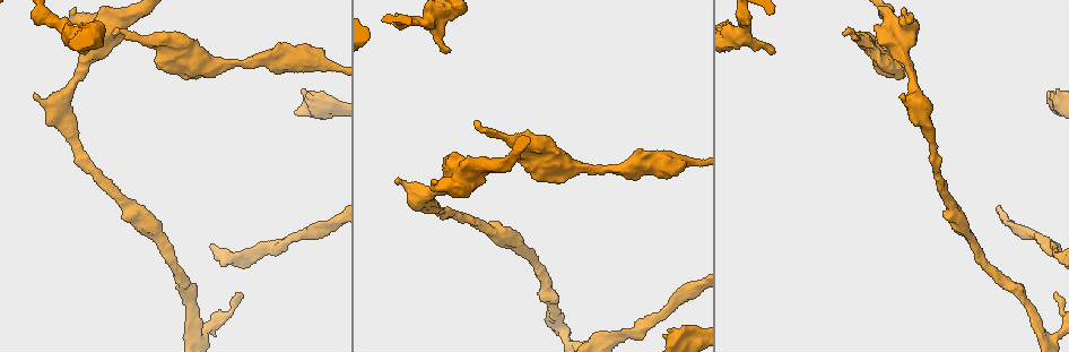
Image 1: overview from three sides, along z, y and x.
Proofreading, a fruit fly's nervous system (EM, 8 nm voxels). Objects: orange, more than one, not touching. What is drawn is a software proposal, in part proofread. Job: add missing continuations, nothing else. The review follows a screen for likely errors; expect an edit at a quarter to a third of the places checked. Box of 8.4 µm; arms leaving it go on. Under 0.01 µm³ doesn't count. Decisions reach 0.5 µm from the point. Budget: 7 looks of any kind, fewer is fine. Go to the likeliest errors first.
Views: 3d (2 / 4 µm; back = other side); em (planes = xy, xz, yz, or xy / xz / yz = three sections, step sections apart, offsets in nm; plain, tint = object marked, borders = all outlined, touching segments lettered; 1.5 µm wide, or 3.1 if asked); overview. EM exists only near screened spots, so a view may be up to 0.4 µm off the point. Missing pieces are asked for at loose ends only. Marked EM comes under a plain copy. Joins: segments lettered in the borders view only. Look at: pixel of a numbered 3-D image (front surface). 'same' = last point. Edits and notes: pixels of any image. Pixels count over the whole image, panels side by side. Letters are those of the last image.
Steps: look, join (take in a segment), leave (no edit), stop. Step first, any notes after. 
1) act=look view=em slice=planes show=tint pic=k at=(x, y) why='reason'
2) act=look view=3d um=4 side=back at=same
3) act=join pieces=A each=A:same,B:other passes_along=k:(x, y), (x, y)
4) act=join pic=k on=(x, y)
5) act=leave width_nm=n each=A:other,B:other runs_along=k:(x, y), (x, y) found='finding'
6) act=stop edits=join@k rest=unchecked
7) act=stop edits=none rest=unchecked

act=look view=em slice=yz step=8 show=tint pic=1 at=(773, 47) why='an open end'

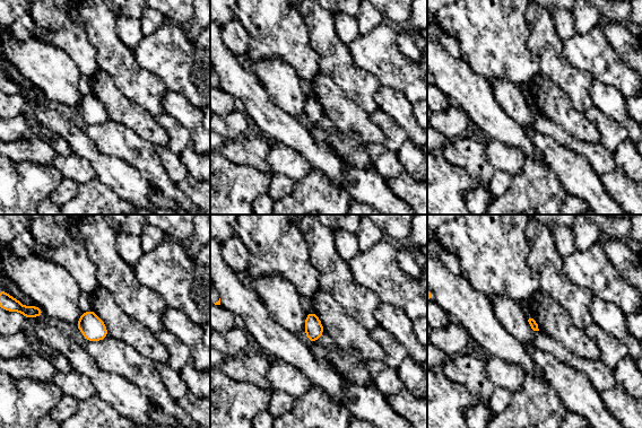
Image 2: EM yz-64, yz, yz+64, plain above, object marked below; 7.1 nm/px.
act=look view=em slice=planes show=borders at=same

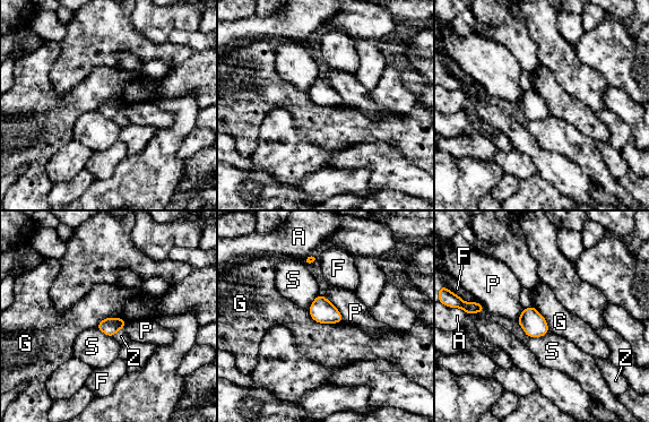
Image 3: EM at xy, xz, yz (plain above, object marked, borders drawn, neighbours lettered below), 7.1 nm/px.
act=leave width_nm=130 each=A:other,F:other,G:other,P:other,S:other,Z:other border=3:(308, 311), (319, 323), (342, 323) found='none of them fits'

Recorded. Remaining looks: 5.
act=look view=3d um=2 pic=1 at=(845, 35) why='an open end'

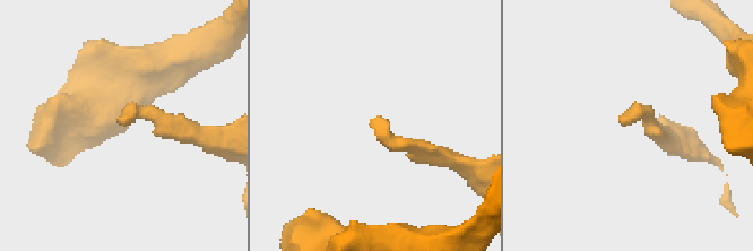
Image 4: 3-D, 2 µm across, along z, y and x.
act=look view=em slice=xy step=8 show=borders pic=4 at=(119, 123) why='need the tissue'

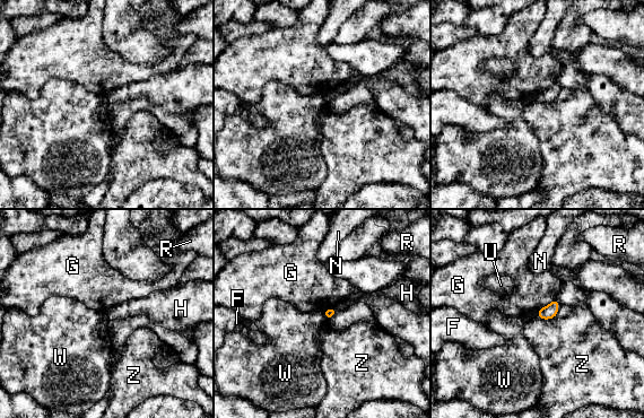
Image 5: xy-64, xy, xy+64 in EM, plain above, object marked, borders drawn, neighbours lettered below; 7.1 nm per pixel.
act=leave each=F:other,G:other,H:other,N:other,R:other,U:other,W:other,Z:other border=5:(322, 311), (327, 320) found='no lettered segment goes on from it'

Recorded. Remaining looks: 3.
act=look view=em slice=yz step=8 show=borders pic=1 at=(1048, 97) why='free end'

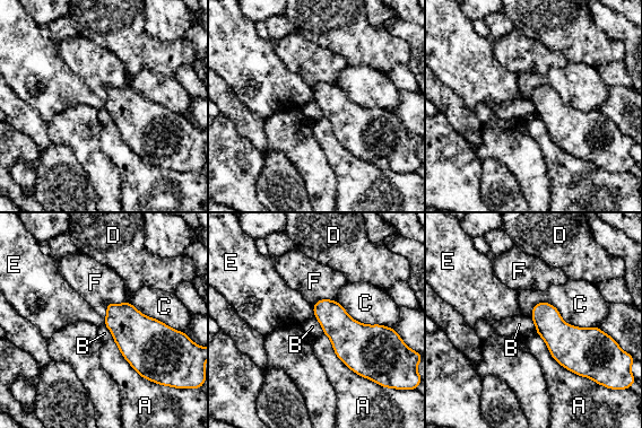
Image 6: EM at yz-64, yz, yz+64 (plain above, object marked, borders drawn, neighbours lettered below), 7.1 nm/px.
act=look view=em slice=planes show=borders at=same why='another direction'

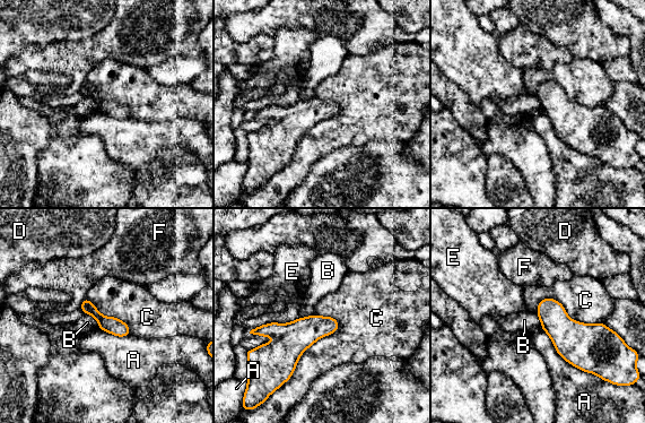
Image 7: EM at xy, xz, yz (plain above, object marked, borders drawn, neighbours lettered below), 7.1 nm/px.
act=leave each=A:other,B:other,C:other,D:other,E:other,F:other found='no lettered segment goes on from it'

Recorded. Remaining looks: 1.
act=stop edits=none rest=unchecked

